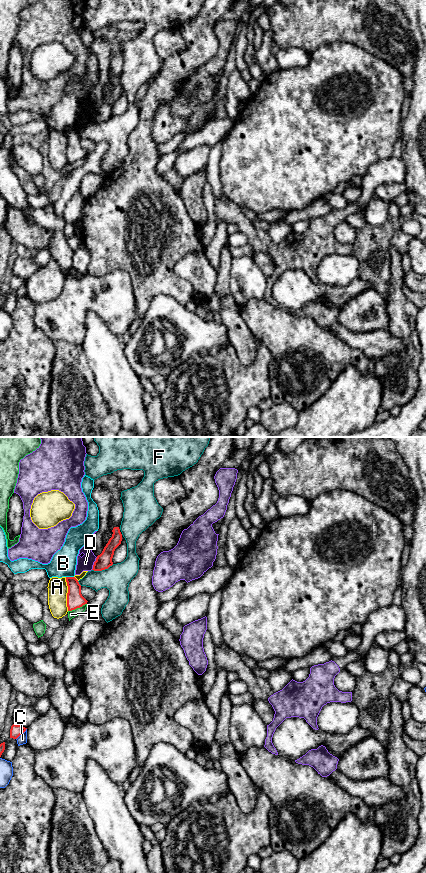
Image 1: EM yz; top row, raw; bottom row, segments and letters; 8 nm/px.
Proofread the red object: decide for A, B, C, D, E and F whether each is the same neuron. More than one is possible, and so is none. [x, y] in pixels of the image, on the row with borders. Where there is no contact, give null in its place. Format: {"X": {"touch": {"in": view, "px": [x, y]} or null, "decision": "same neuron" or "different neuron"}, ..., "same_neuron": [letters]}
{"A": {"touch": {"in": "yz", "px": [67, 594]}, "decision": "different neuron"}, "B": {"touch": {"in": "yz", "px": [70, 577]}, "decision": "different neuron"}, "C": {"touch": {"in": "yz", "px": [21, 733]}, "decision": "different neuron"}, "D": {"touch": {"in": "yz", "px": [94, 563]}, "decision": "different neuron"}, "E": {"touch": {"in": "yz", "px": [77, 607]}, "decision": "different neuron"}, "F": {"touch": {"in": "yz", "px": [102, 569]}, "decision": "different neuron"}, "same_neuron": []}

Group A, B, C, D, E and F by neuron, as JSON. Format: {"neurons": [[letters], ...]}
{"neurons": [["A"], ["B"], ["C"], ["D"], ["E"], ["F"]]}

